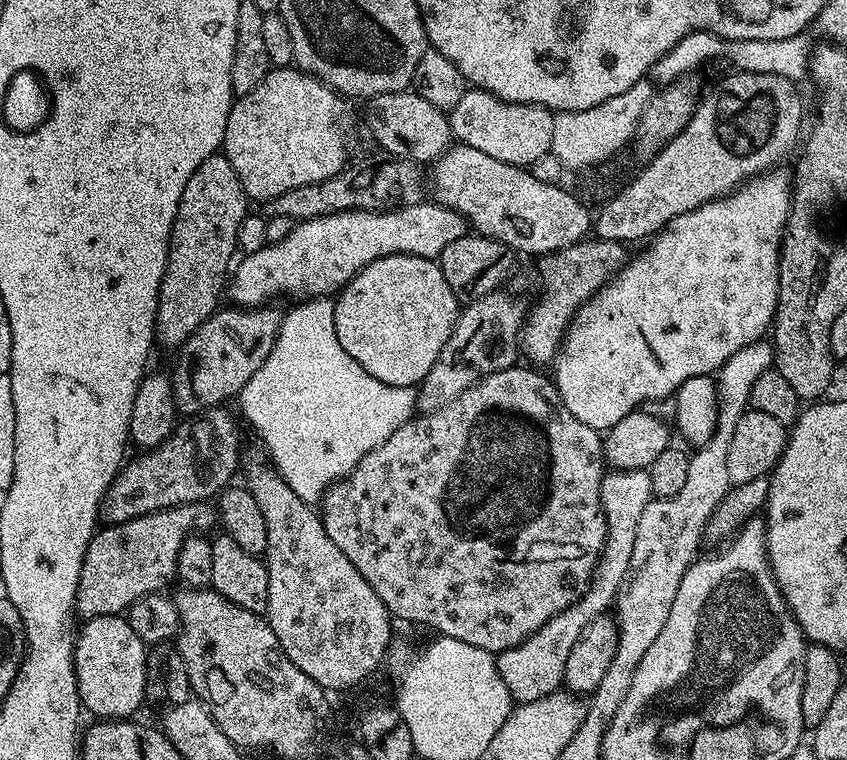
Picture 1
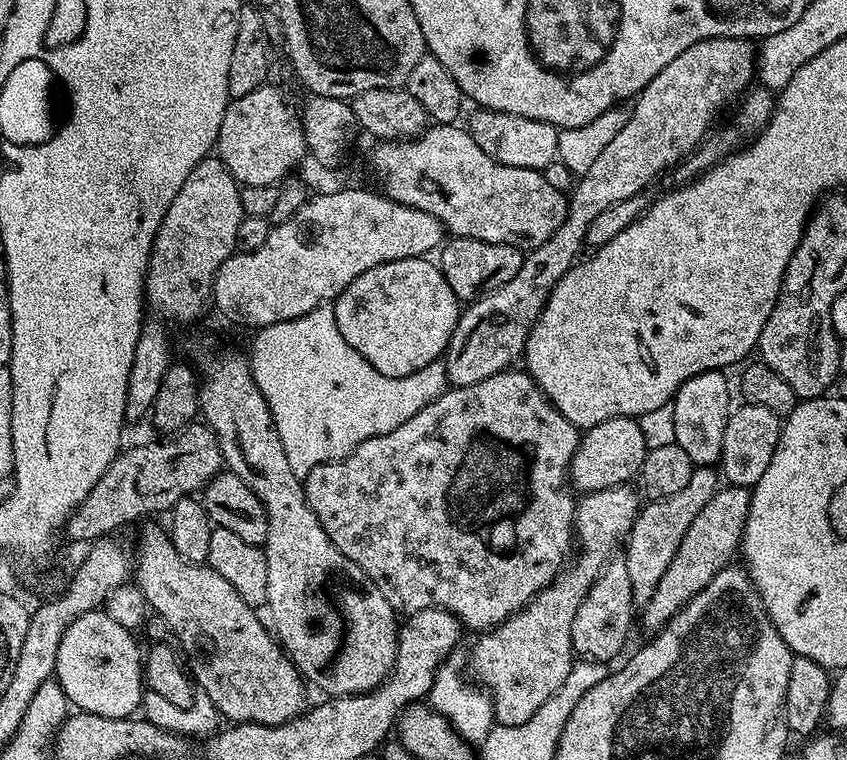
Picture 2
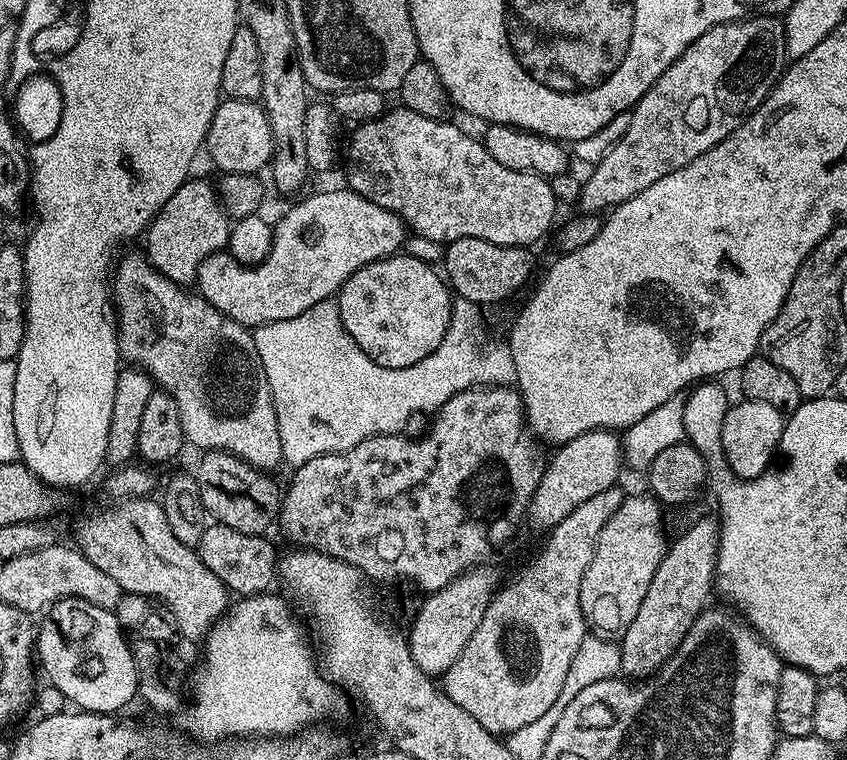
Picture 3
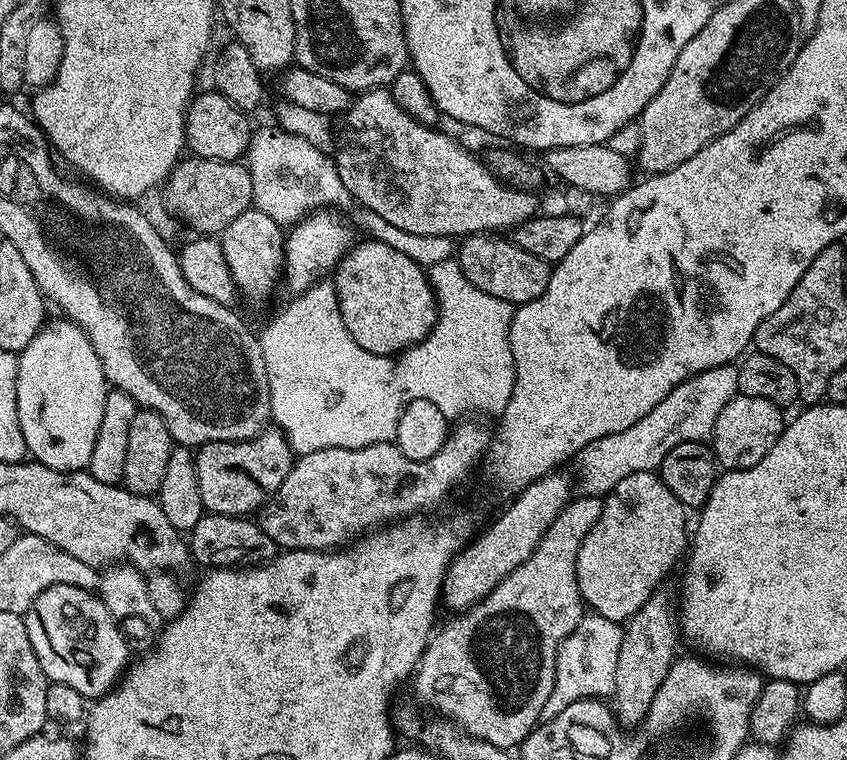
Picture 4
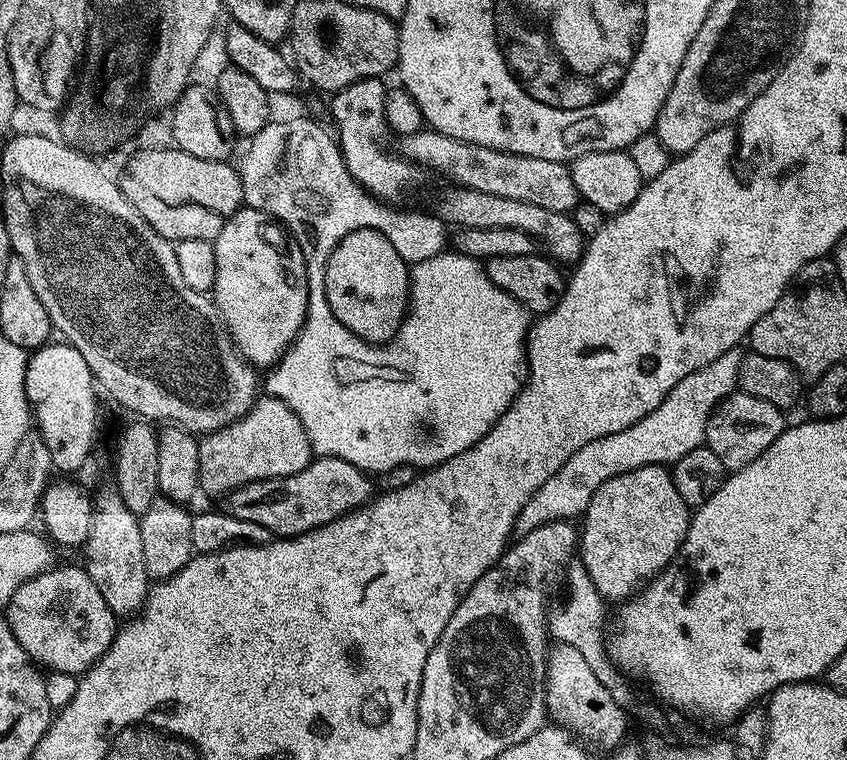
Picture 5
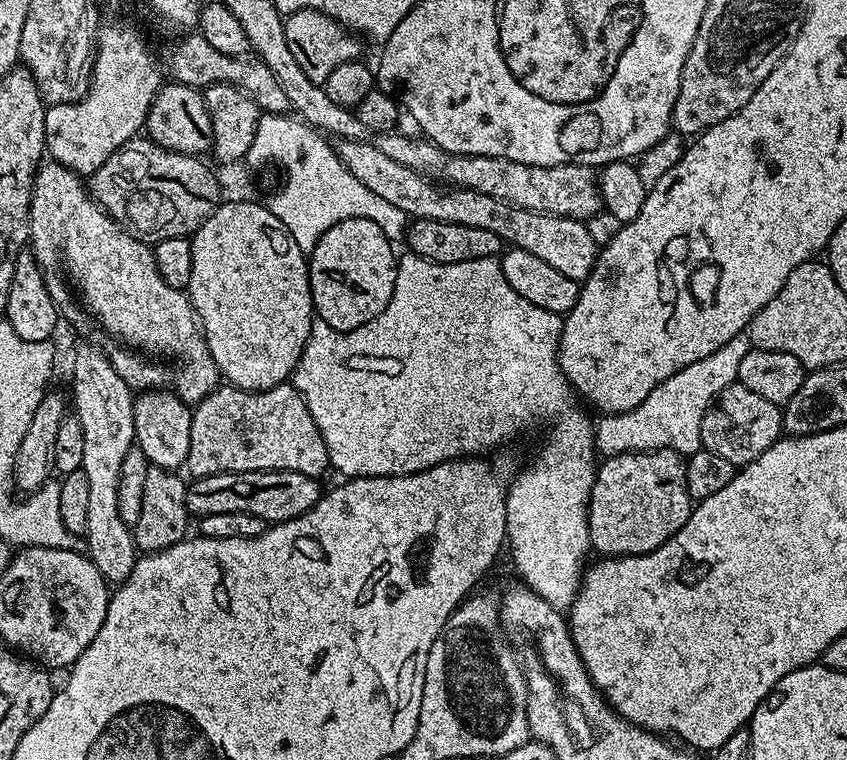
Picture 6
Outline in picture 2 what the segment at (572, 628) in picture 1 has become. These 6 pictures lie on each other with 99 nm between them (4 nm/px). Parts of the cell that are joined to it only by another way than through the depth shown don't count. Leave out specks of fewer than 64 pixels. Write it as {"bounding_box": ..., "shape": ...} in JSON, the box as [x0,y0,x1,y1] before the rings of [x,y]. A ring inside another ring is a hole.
{"bounding_box":[470,484,642,726],"shape":[[[628,484],[581,495],[574,525],[574,540],[579,548],[574,559],[529,602],[528,607],[506,618],[498,627],[488,629],[477,639],[480,641],[472,648],[470,672],[472,668],[477,676],[475,679],[492,697],[492,711],[497,725],[518,726],[533,718],[542,702],[546,702],[546,698],[554,695],[558,686],[566,682],[566,674],[570,674],[574,663],[574,614],[578,606],[582,606],[590,586],[594,586],[605,564],[609,563],[613,555],[612,547],[627,537],[641,507],[642,500],[637,489]]]}

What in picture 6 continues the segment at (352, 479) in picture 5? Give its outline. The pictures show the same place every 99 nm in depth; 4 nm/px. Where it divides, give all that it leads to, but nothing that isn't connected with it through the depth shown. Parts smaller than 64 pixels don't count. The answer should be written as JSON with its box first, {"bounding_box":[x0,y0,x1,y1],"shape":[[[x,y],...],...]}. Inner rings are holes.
{"bounding_box":[185,470,321,522],"shape":[[[266,470],[265,472],[223,472],[201,476],[187,485],[185,505],[193,517],[210,514],[254,514],[266,522],[279,522],[306,514],[320,500],[321,481],[315,476]]]}

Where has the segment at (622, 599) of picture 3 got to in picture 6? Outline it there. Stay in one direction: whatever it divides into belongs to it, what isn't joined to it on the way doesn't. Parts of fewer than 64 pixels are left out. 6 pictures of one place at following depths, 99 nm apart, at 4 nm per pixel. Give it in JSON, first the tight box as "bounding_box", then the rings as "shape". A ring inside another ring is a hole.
{"bounding_box":[588,448,694,557],"shape":[[[659,448],[653,452],[623,452],[607,457],[597,467],[596,481],[588,503],[588,542],[600,551],[601,557],[641,556],[658,546],[662,546],[690,518],[694,501],[687,490],[687,466],[685,457],[669,448]]]}

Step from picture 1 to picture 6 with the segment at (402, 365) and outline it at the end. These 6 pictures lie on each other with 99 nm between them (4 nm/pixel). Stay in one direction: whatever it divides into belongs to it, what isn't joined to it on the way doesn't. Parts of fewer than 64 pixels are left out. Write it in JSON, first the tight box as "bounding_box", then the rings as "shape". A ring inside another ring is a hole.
{"bounding_box":[307,218,398,332],"shape":[[[348,218],[326,230],[307,257],[315,315],[334,330],[353,332],[359,324],[382,314],[392,297],[396,277],[398,252],[392,248],[393,241],[370,218]]]}

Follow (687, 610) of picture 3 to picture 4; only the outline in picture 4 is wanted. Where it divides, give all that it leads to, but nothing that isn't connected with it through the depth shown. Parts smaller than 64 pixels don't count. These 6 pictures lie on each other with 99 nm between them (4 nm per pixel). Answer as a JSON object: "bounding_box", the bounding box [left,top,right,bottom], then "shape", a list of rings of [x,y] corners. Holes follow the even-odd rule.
{"bounding_box":[613,590,680,728],"shape":[[[657,590],[652,593],[651,598],[627,621],[622,647],[618,652],[617,677],[615,678],[615,690],[613,692],[614,711],[617,721],[626,728],[639,727],[649,713],[650,706],[653,705],[654,696],[665,681],[666,674],[669,673],[676,661],[678,651],[676,648],[680,643],[679,619],[672,599],[664,593],[664,590]]]}

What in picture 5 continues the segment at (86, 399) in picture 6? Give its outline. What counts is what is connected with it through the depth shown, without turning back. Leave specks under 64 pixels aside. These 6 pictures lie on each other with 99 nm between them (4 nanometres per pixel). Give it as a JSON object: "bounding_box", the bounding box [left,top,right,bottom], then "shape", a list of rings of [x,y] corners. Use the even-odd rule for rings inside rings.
{"bounding_box":[84,485,150,618],"shape":[[[103,485],[93,499],[91,529],[84,543],[84,567],[113,613],[126,618],[137,613],[148,596],[150,579],[142,556],[139,517],[128,511],[115,485]]]}

